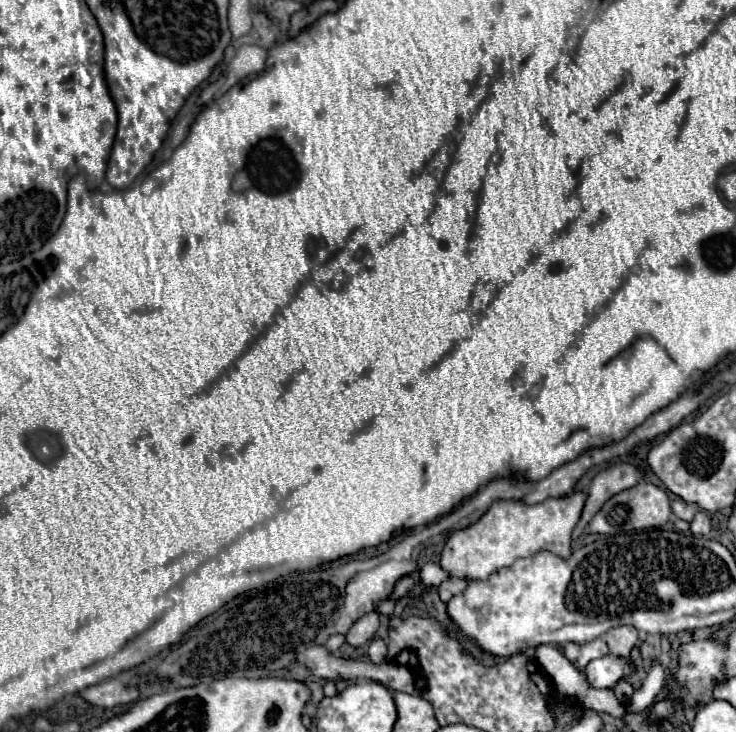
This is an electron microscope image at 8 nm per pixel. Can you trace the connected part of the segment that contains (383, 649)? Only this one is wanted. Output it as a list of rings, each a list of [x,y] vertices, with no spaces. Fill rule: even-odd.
[[[375,637],[375,639],[371,641],[371,645],[369,645],[369,659],[371,659],[373,663],[381,663],[383,657],[385,657],[385,653],[387,653],[387,645],[385,645],[385,641]]]

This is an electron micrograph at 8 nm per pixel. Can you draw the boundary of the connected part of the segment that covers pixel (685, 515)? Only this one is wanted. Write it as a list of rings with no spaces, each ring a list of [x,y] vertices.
[[[675,499],[675,501],[671,503],[671,509],[673,509],[673,513],[675,513],[679,519],[683,519],[683,521],[691,521],[691,519],[695,517],[695,513],[699,511],[699,507],[697,507],[695,503],[685,503],[683,499]]]

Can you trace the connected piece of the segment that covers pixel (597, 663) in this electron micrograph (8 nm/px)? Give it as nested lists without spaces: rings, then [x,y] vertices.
[[[599,657],[587,663],[583,669],[583,675],[587,675],[587,683],[595,689],[613,689],[619,679],[629,677],[635,671],[635,667],[625,657]]]

